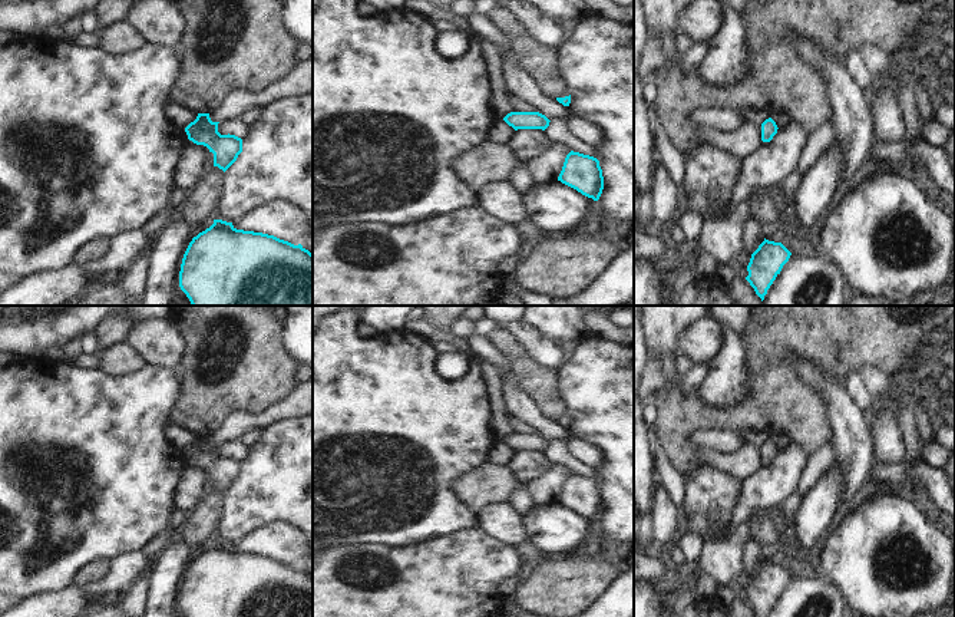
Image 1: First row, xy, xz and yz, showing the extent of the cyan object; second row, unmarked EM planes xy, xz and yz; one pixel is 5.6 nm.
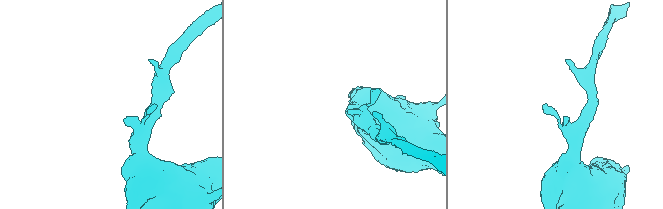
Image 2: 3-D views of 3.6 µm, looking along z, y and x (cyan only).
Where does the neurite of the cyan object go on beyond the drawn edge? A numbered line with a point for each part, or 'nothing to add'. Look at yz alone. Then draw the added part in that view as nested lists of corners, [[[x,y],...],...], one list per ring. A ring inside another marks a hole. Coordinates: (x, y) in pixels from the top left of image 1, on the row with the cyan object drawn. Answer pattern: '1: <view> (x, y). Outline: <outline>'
nothing to add

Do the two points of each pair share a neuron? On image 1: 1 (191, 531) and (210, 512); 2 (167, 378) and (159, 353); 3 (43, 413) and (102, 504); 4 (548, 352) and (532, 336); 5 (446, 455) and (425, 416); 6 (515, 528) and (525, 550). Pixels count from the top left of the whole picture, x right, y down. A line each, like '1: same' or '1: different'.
1: same
2: different
3: same
4: same
5: same
6: different

